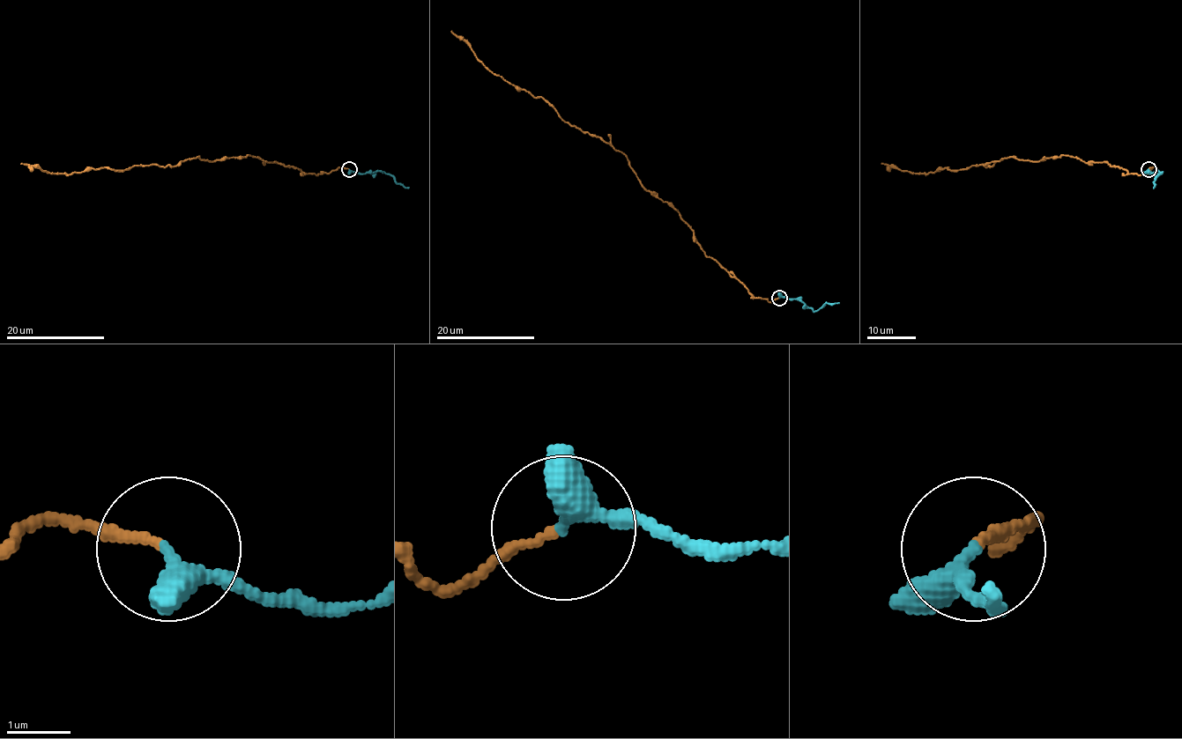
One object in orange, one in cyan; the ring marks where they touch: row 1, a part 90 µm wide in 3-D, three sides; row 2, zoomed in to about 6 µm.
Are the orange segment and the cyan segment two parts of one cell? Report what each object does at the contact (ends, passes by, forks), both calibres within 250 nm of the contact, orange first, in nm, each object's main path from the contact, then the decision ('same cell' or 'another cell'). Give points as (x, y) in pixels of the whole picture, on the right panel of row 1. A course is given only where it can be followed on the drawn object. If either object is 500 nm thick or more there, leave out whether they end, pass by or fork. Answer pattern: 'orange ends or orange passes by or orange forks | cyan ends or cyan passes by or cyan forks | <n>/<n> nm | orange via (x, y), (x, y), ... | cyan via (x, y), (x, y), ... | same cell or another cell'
orange ends | cyan passes by | 140/300 nm | orange via (1148, 169), (1129, 173), (1066, 155), (1037, 161), (1007, 157), (992, 166), (925, 173), (881, 164) | cyan via (1148, 169), (1149, 173), (1162, 173), (1153, 188) | same cell

